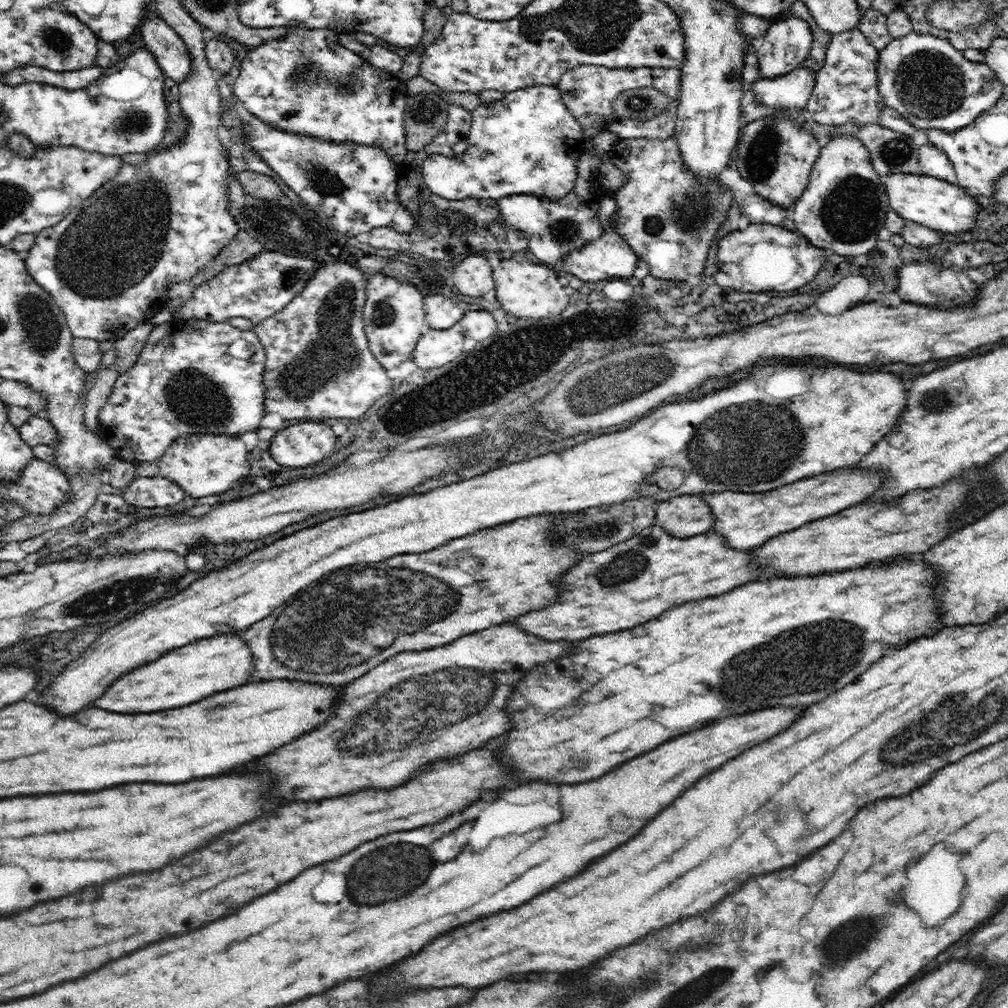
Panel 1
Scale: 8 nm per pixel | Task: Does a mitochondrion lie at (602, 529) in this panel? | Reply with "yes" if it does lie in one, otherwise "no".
yes

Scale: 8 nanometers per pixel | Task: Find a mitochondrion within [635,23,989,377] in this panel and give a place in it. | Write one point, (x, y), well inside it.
(928, 84)

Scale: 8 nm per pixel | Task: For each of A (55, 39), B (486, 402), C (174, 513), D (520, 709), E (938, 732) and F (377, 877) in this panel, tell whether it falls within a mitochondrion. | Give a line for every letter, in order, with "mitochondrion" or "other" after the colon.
A: mitochondrion
B: mitochondrion
C: other
D: other
E: mitochondrion
F: mitochondrion

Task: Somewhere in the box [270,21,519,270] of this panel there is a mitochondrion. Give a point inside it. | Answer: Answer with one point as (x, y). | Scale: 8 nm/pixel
(306, 75)

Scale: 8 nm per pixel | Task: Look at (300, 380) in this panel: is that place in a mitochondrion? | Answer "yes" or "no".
yes

